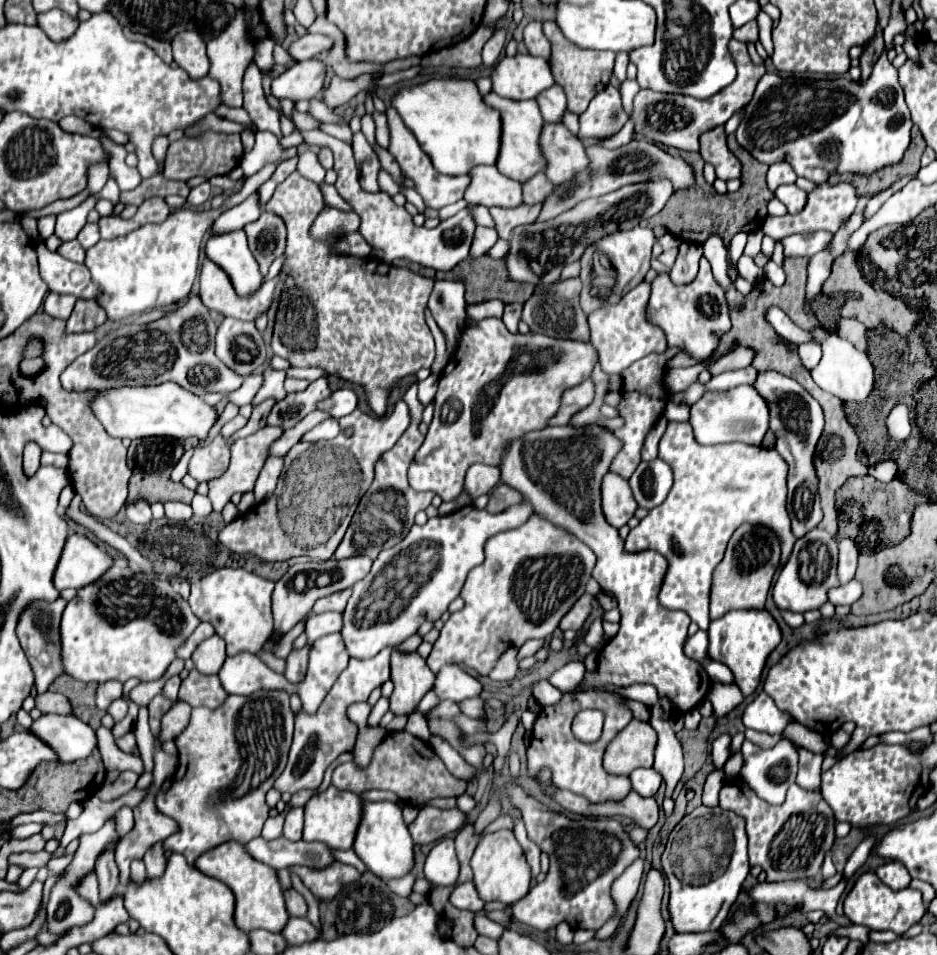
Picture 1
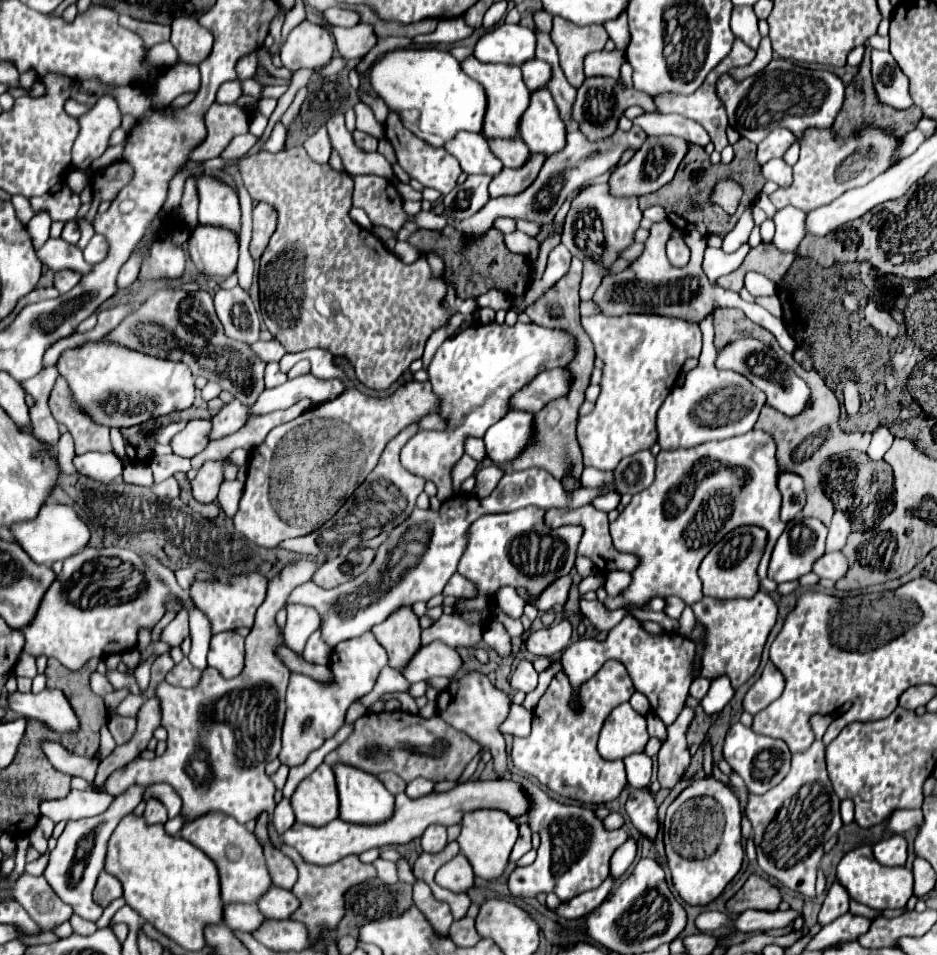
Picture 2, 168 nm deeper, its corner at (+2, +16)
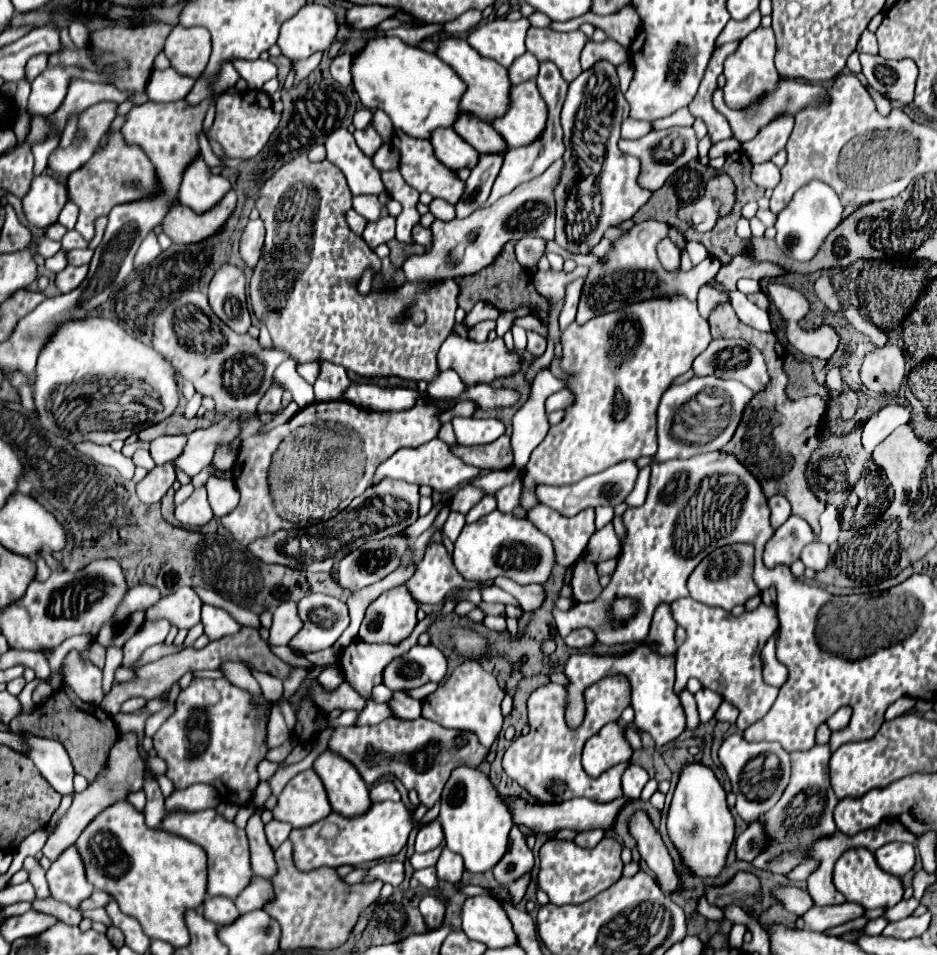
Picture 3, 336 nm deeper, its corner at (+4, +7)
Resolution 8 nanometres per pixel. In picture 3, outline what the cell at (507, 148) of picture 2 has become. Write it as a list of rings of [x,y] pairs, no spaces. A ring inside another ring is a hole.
[[[464,111],[460,113],[456,125],[454,125],[456,133],[468,141],[478,153],[482,155],[494,155],[494,153],[504,153],[508,149],[506,141],[502,139],[502,135],[488,125],[480,125],[478,121],[472,121],[472,117],[468,117]]]

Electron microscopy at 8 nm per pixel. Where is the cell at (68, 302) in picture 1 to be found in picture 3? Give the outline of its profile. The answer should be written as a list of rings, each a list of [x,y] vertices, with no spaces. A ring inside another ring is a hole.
[[[68,265],[64,271],[56,273],[56,287],[60,289],[60,293],[74,291],[84,281],[86,273],[88,273],[88,265],[82,265],[82,267]]]

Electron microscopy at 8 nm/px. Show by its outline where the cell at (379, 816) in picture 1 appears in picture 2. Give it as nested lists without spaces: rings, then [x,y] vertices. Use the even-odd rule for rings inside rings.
[[[332,766],[338,798],[340,798],[340,818],[354,824],[378,824],[392,816],[394,812],[394,796],[384,788],[384,784],[368,772],[362,772],[354,766]]]

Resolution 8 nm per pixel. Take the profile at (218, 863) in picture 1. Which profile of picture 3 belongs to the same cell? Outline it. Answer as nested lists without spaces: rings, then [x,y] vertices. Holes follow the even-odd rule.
[[[206,809],[200,813],[170,813],[162,821],[162,829],[166,829],[172,835],[184,837],[192,843],[198,843],[206,855],[208,855],[208,897],[228,897],[236,899],[254,877],[252,865],[250,865],[250,845],[248,837],[242,829],[238,829],[234,823],[220,817],[214,809]]]

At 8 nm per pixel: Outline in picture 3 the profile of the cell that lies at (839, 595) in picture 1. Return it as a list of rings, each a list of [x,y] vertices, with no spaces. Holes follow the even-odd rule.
[[[816,541],[816,543],[812,543],[812,545],[808,545],[806,549],[804,549],[804,553],[800,555],[800,559],[802,559],[802,563],[808,567],[808,569],[812,569],[812,571],[824,571],[824,567],[828,565],[828,561],[830,561],[830,555],[828,555],[828,547],[826,545],[820,545],[820,541]]]

